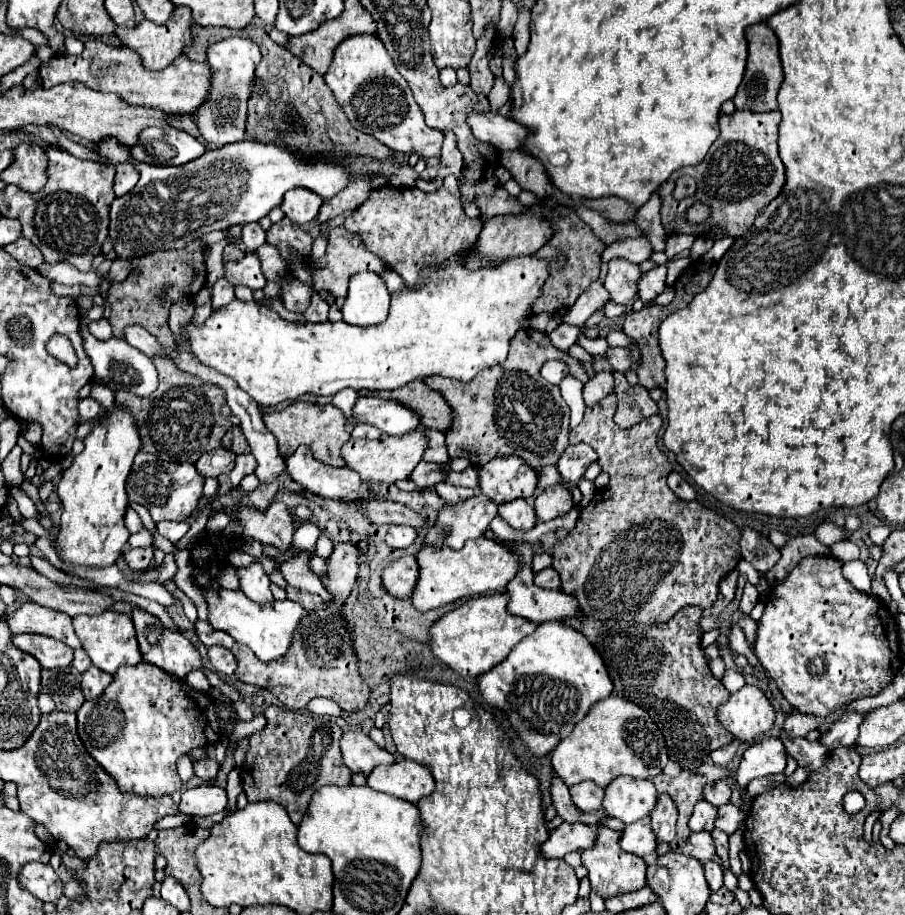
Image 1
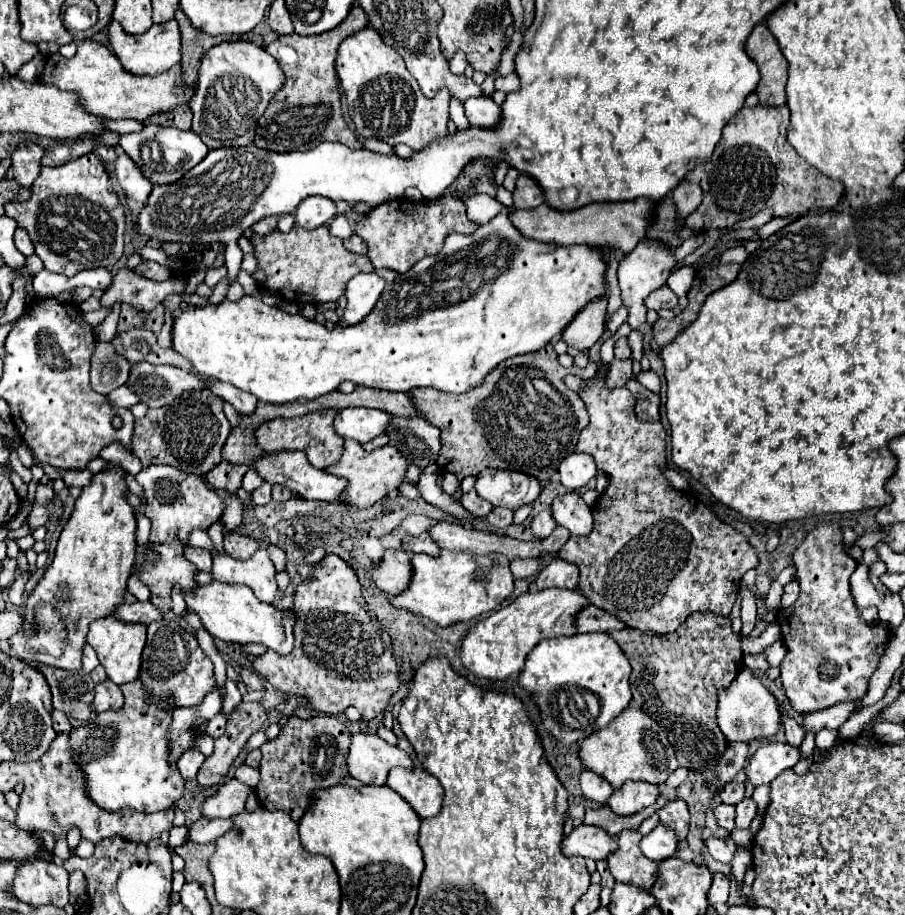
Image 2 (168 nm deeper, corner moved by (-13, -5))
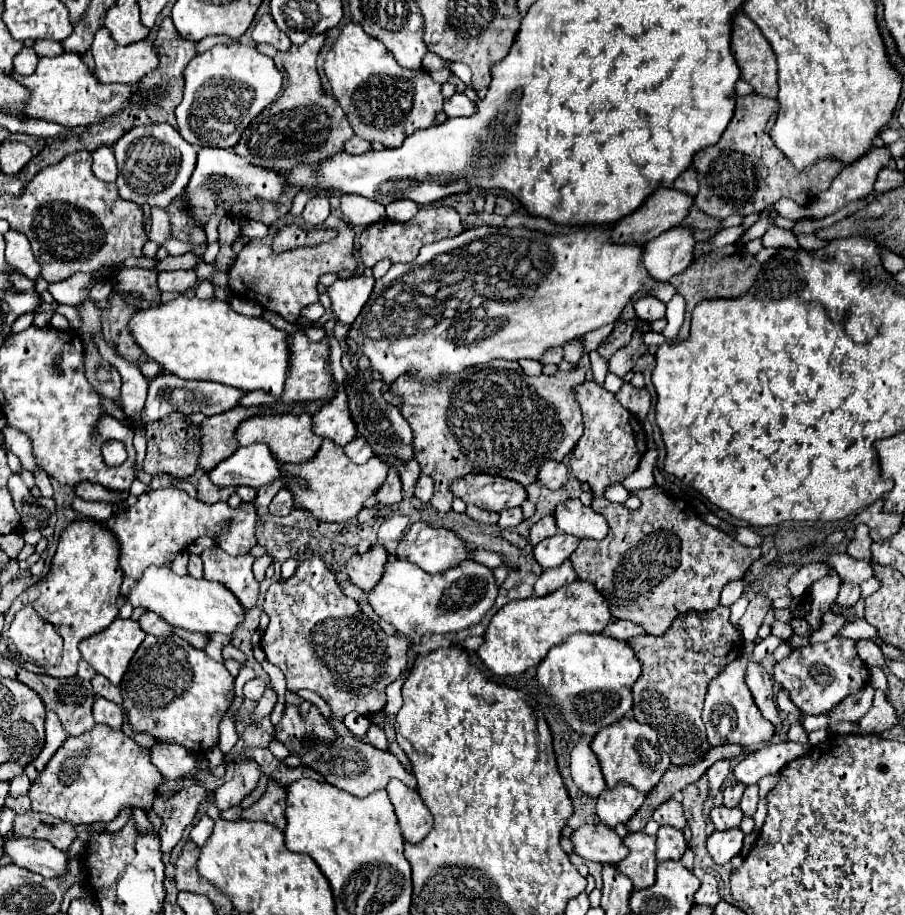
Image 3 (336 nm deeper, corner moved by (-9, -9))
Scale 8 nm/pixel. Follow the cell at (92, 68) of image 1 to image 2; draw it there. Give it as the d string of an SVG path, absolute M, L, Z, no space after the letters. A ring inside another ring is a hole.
M86 40L78 46L74 58L64 58L62 54L54 54L46 60L40 82L52 84L60 90L72 90L80 94L80 102L84 108L96 116L104 116L110 120L118 118L136 118L146 120L154 114L164 114L174 110L180 104L190 104L196 86L186 86L182 78L182 66L176 64L168 72L158 76L136 76L120 64L116 54L112 54L104 44Z

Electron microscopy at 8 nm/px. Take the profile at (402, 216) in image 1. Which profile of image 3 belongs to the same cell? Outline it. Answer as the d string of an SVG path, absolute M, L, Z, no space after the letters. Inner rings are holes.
M420 206L418 214L408 220L408 222L390 222L390 220L380 220L376 224L370 224L362 236L360 236L360 250L358 250L358 258L364 266L374 266L378 260L382 258L390 258L392 262L402 262L408 264L416 258L416 254L420 252L422 246L432 244L436 240L442 238L452 238L456 234L460 234L464 228L460 224L460 216L454 208L450 206Z

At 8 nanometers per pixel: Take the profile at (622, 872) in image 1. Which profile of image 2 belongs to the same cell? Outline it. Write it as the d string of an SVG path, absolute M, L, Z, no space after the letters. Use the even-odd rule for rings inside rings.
M624 830L618 834L618 850L612 852L608 856L608 870L612 872L614 880L618 884L630 884L630 886L638 886L640 890L650 890L654 880L656 880L656 870L658 870L658 864L652 862L650 858L646 858L640 848L638 848L638 842L640 842L642 834L638 830Z

